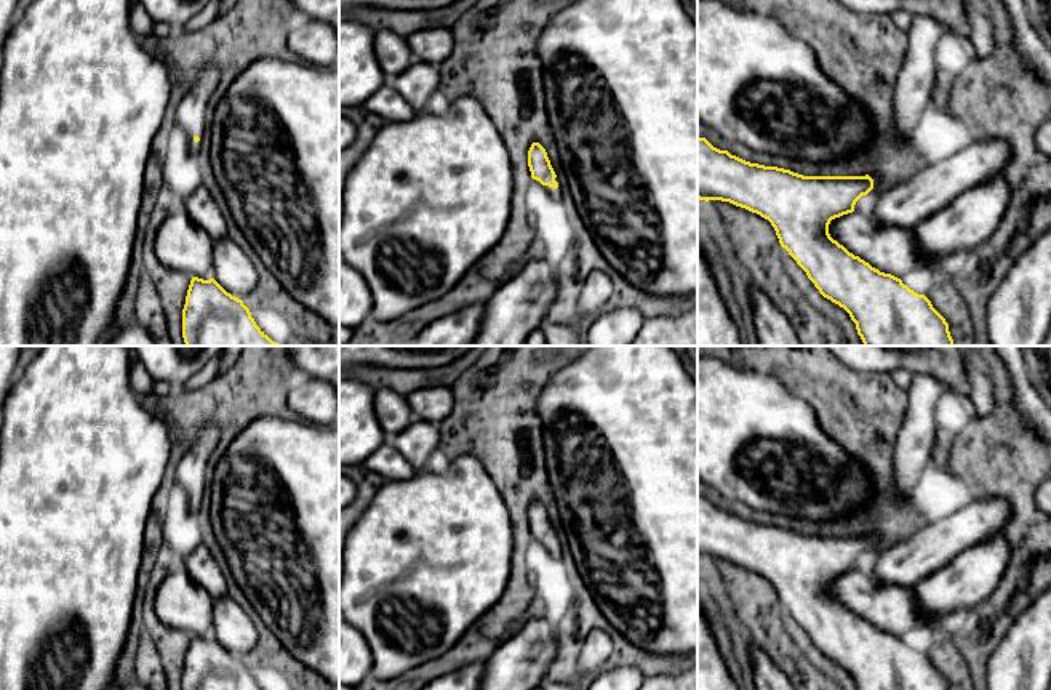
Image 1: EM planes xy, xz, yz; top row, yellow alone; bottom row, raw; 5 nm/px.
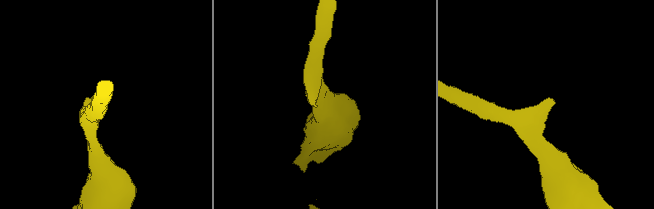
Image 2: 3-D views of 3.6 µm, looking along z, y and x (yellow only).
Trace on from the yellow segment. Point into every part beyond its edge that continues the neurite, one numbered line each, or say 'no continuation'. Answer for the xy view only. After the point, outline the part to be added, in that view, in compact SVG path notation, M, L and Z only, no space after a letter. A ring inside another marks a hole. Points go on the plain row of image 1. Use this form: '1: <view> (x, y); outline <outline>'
1: xy (191, 471); outline M208 423L197 434L195 443L181 456L176 467L176 479L186 490L189 496L189 504L192 514L200 507L200 499L195 501L194 496L202 496L205 491L205 472L208 466L208 458L219 443L219 429Z

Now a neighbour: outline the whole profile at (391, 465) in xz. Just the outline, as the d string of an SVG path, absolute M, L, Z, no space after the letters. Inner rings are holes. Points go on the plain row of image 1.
M390 439L366 459L363 466L379 474L386 482L413 479L418 471L414 466L394 448Z

